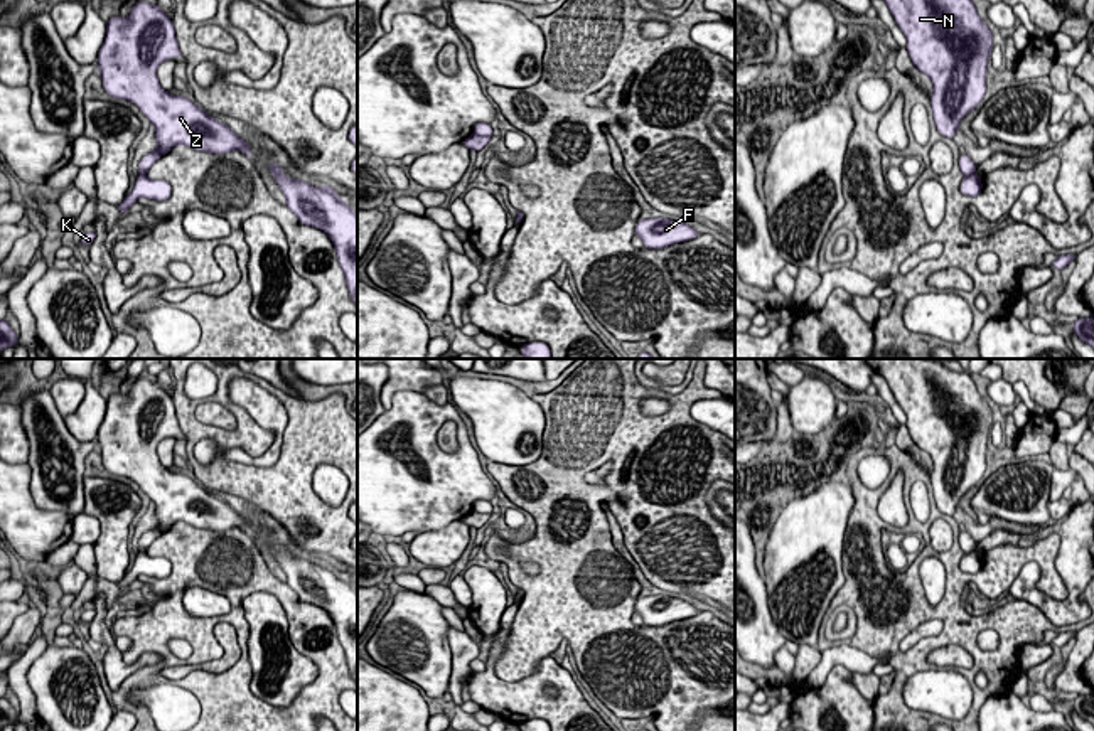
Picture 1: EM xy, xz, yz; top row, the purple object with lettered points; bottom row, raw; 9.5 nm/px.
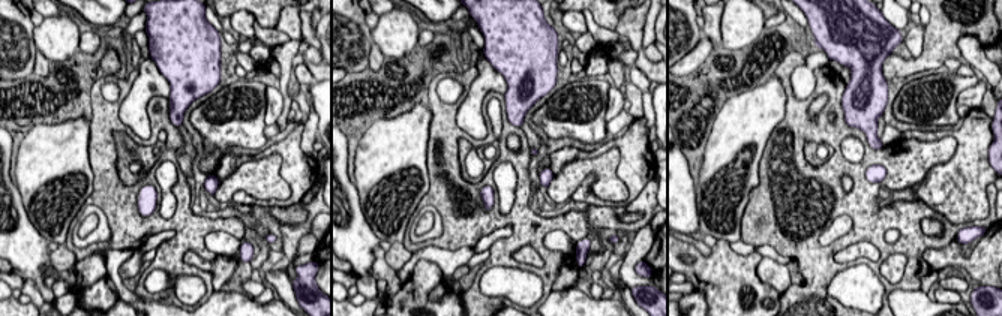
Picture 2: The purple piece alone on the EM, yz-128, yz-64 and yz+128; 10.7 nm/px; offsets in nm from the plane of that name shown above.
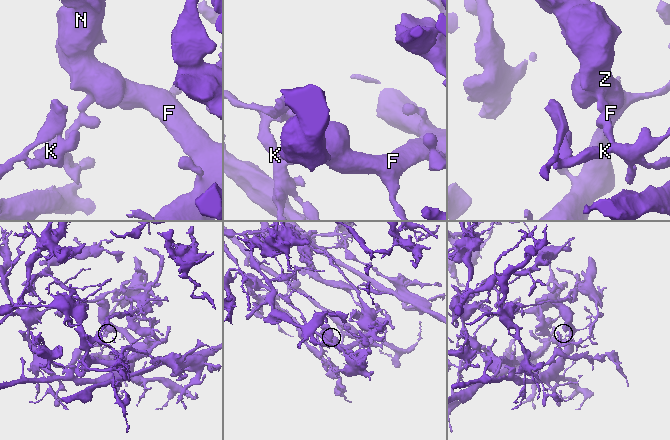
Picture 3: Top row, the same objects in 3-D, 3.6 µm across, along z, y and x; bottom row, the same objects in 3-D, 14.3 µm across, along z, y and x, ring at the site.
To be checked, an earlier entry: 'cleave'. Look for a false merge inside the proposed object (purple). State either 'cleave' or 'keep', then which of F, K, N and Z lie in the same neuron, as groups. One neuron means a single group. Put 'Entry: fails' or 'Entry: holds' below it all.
cleave | F N Z / K
Entry: holds

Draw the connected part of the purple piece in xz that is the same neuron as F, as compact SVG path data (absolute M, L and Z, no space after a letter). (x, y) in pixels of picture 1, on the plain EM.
M662 595L639 596L634 608L642 616L644 625L649 627L662 627L700 613L694 605Z

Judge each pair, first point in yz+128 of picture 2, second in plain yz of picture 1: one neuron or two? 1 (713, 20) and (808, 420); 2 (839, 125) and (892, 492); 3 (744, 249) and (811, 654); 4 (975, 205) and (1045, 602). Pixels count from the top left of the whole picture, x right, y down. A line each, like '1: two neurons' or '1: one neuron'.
1: two neurons
2: two neurons
3: two neurons
4: one neuron

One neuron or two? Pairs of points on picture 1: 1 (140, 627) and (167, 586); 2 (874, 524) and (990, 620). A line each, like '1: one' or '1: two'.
1: one
2: one

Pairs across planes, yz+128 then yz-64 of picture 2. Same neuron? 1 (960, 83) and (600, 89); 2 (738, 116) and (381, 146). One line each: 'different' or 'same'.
1: same
2: same

